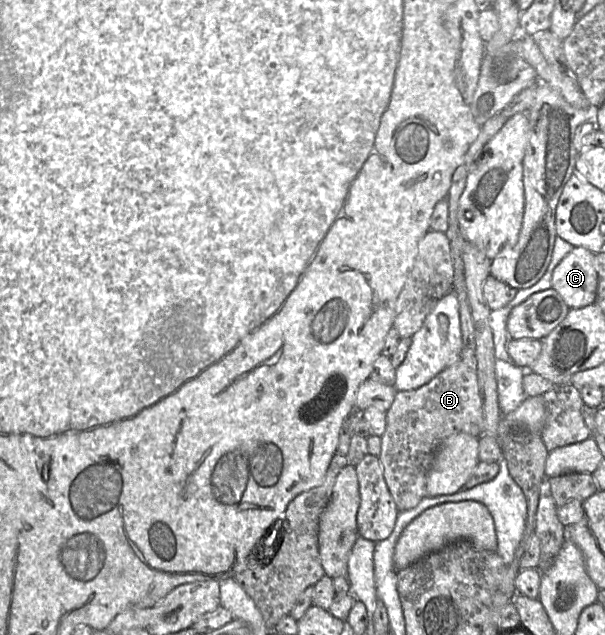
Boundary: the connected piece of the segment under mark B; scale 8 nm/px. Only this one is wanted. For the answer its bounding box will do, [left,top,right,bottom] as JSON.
[379,221,483,511]

